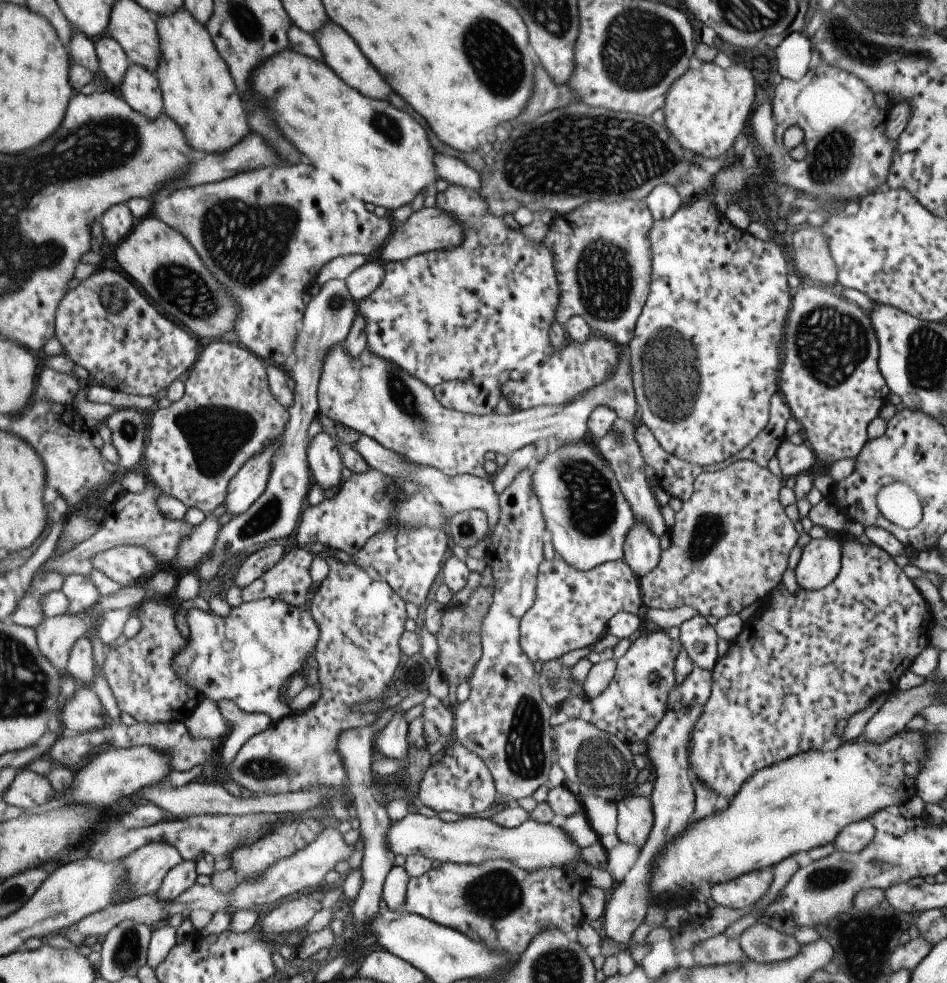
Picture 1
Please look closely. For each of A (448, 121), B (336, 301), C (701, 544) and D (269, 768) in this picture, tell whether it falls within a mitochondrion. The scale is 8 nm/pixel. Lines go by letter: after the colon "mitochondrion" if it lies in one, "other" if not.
A: other
B: mitochondrion
C: mitochondrion
D: mitochondrion

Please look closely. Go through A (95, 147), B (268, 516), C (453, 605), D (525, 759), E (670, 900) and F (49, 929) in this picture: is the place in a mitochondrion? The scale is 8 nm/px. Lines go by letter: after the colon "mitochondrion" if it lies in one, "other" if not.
A: mitochondrion
B: mitochondrion
C: other
D: mitochondrion
E: other
F: other

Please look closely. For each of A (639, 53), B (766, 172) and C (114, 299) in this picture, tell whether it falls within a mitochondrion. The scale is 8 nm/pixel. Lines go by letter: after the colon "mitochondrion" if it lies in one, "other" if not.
A: mitochondrion
B: other
C: mitochondrion

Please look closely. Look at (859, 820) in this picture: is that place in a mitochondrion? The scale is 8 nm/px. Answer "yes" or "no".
no

